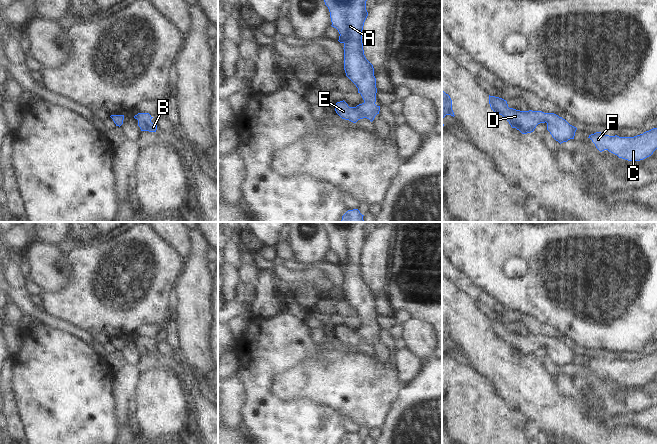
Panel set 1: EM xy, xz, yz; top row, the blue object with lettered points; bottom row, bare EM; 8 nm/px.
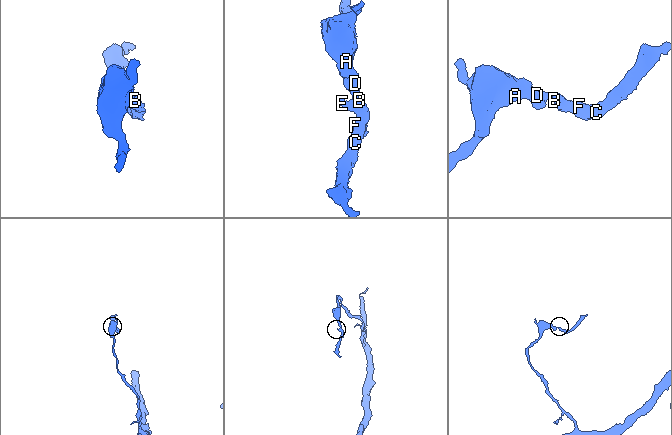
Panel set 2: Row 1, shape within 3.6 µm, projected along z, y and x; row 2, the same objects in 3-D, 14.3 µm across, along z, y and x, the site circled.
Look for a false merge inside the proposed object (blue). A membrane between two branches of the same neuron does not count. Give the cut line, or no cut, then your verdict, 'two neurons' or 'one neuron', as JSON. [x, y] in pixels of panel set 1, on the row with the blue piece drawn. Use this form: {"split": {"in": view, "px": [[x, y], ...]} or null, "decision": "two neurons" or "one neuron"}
{"split": null, "decision": "one neuron"}

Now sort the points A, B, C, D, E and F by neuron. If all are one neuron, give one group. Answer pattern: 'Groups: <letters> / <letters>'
Groups: A B C D E F

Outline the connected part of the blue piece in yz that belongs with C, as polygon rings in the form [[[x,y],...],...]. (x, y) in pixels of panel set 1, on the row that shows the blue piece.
[[[657,128],[634,137],[609,136],[596,132],[589,135],[588,138],[600,152],[608,150],[628,161],[643,160],[651,156],[657,149]]]

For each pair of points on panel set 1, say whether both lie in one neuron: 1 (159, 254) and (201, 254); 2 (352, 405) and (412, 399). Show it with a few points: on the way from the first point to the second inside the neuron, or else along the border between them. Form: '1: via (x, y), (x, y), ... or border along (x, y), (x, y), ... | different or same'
1: border along (186, 260), (186, 268), (177, 282) | different
2: border along (404, 385), (385, 422) | different

